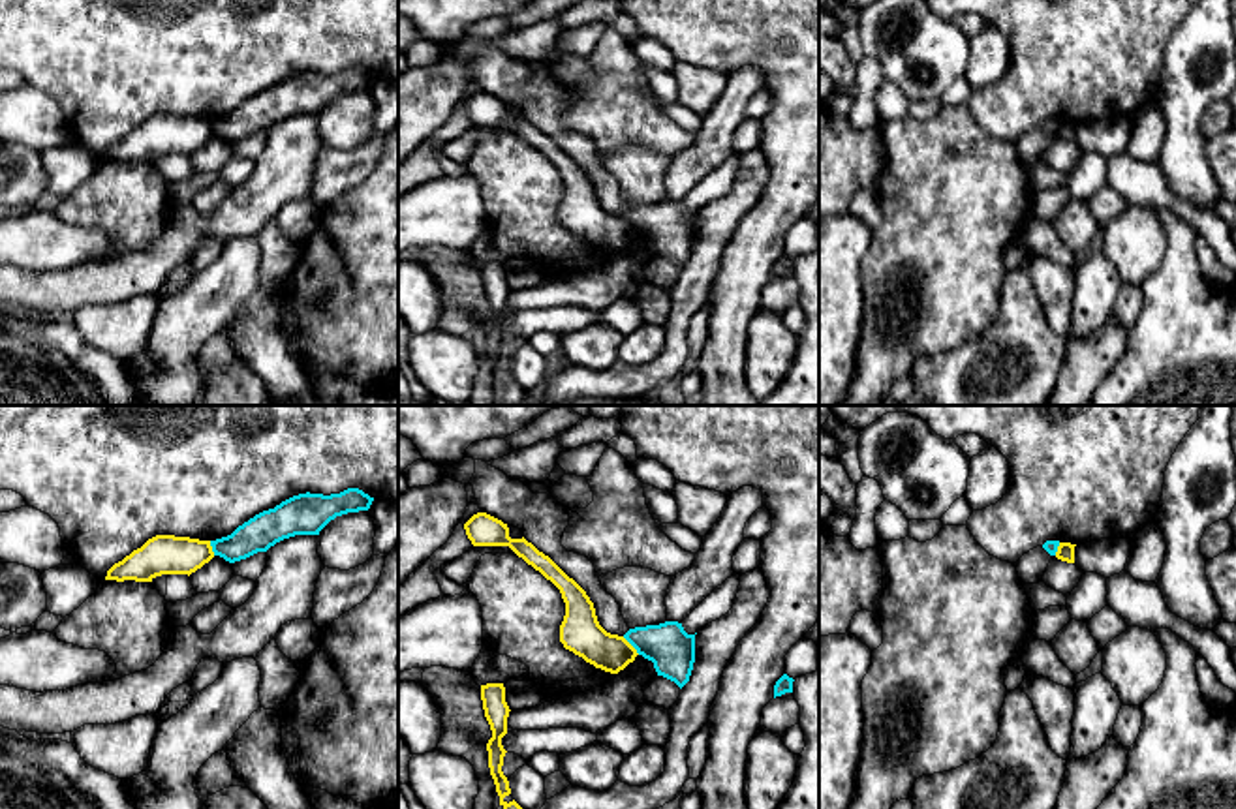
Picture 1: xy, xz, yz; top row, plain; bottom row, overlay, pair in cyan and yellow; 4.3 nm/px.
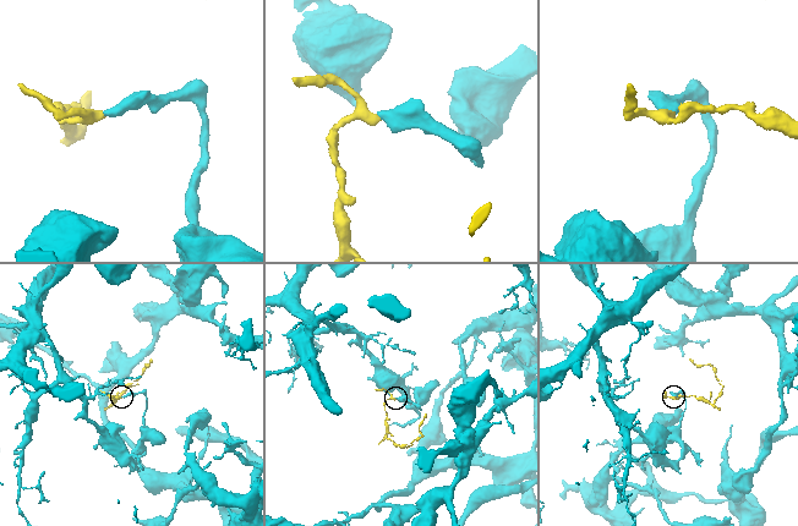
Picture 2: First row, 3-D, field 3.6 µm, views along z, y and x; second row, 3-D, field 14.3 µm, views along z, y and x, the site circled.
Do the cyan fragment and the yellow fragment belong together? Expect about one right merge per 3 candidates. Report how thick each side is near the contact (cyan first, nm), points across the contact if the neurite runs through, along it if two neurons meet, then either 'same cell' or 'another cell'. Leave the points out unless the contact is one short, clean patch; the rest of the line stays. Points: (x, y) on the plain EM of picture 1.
calibres 200 and 180 nm; border xz (622, 216), (639, 233); another cell

